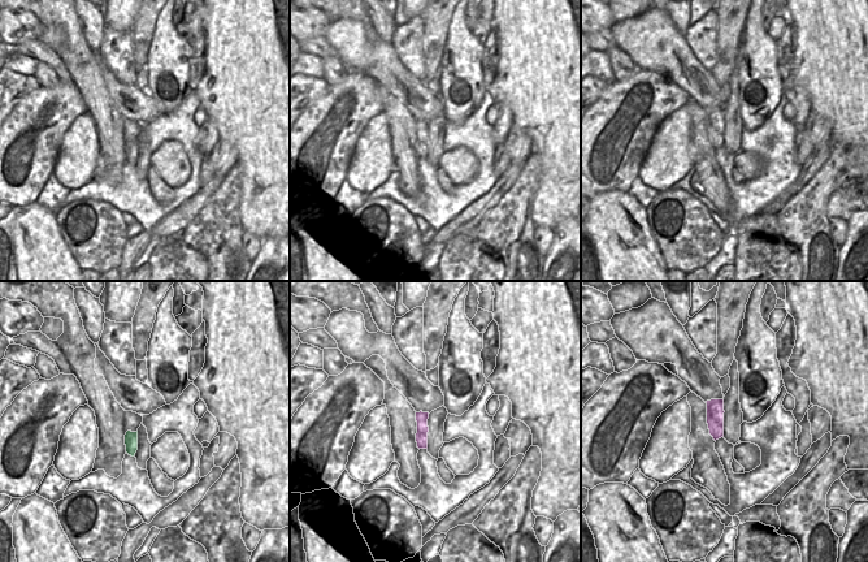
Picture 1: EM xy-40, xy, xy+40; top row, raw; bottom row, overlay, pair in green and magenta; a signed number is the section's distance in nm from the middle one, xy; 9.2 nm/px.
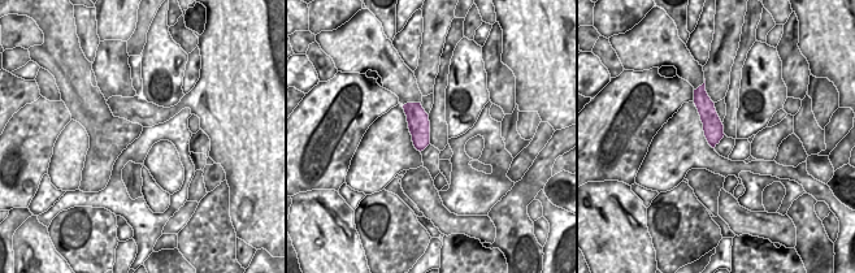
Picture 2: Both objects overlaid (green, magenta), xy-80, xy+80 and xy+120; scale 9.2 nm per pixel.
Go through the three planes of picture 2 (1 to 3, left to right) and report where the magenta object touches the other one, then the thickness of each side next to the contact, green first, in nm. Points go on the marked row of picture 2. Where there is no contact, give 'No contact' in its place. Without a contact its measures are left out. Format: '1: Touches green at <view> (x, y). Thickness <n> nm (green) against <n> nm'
1: No contact
2: No contact
3: No contact

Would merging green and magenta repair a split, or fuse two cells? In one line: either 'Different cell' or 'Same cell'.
Different cell

